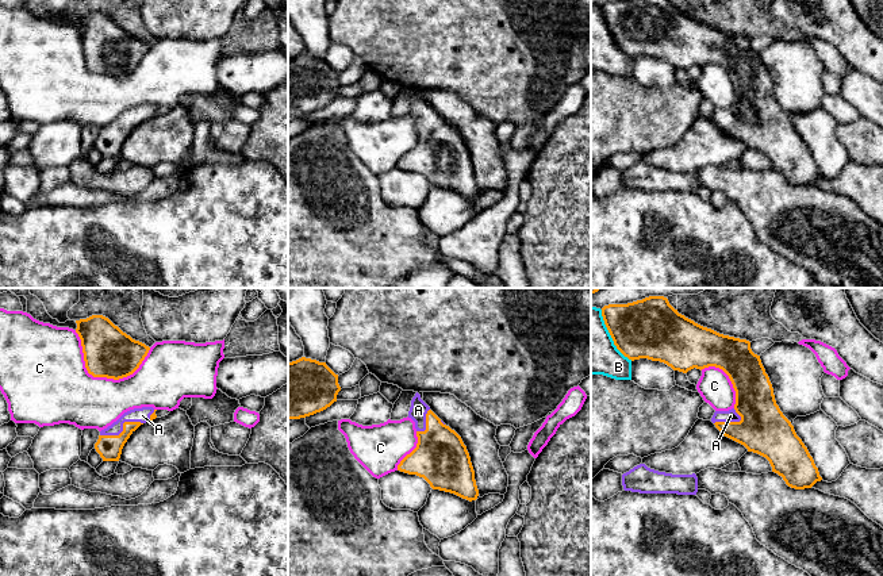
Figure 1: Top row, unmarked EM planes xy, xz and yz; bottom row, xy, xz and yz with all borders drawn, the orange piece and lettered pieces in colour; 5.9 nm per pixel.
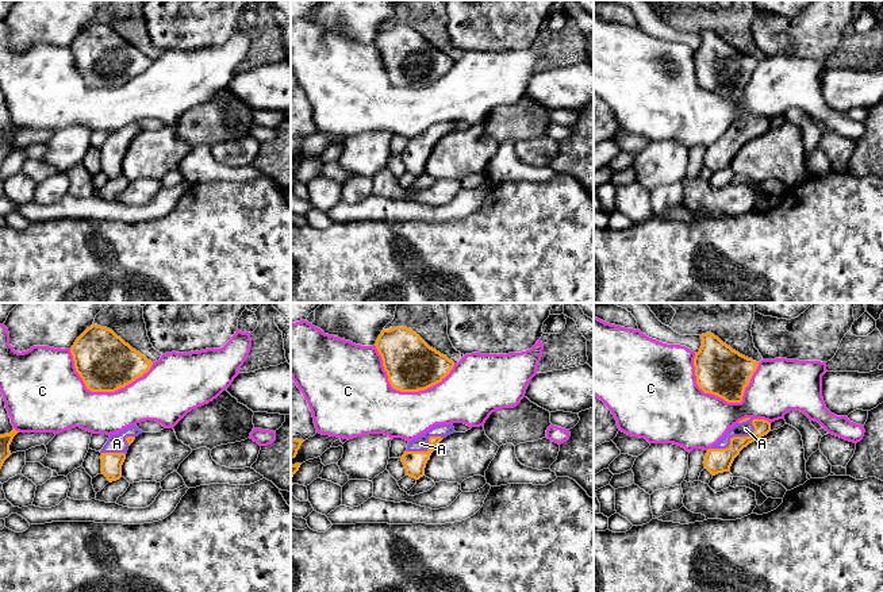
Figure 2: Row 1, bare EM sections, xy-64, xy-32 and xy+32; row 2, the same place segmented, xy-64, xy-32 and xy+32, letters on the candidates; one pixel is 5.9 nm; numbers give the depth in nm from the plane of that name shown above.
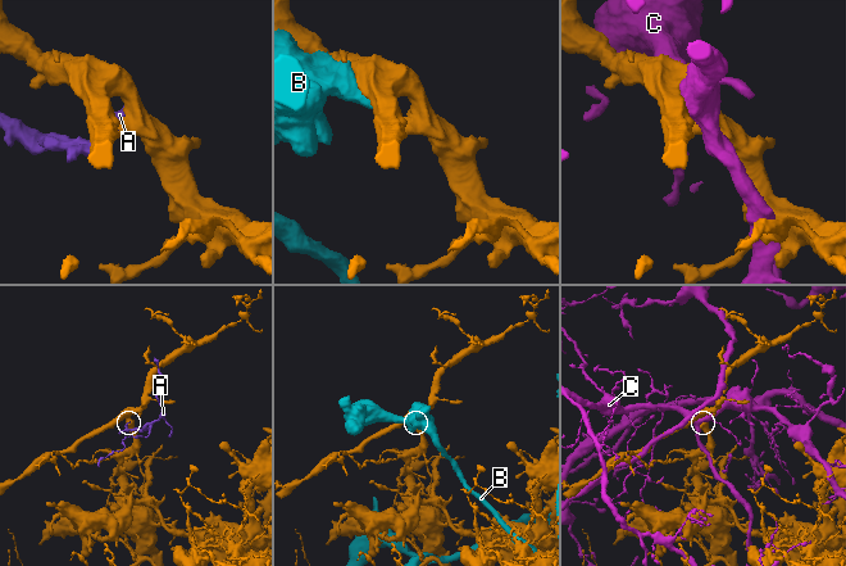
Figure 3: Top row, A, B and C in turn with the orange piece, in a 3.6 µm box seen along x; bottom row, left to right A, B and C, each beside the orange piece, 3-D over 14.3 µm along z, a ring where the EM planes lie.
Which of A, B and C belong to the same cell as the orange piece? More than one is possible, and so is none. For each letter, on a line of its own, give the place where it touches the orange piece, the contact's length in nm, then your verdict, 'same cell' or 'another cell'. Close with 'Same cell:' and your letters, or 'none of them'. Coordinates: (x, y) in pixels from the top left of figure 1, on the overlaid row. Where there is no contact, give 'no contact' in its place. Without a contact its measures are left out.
A: xy (123, 429) | 260 nm | same cell
B: yz (611, 337) | 360 nm | another cell
C: xy (102, 376) | 460 nm | another cell
Same cell: A

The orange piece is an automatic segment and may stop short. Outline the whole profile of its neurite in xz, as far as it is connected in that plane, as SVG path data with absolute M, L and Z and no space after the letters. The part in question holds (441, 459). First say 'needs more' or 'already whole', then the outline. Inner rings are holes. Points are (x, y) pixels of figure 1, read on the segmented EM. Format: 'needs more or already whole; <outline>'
needs more; M418 392L411 400L408 418L415 422L418 443L400 461L398 471L423 477L433 489L476 500L475 471L461 437L430 410Z

